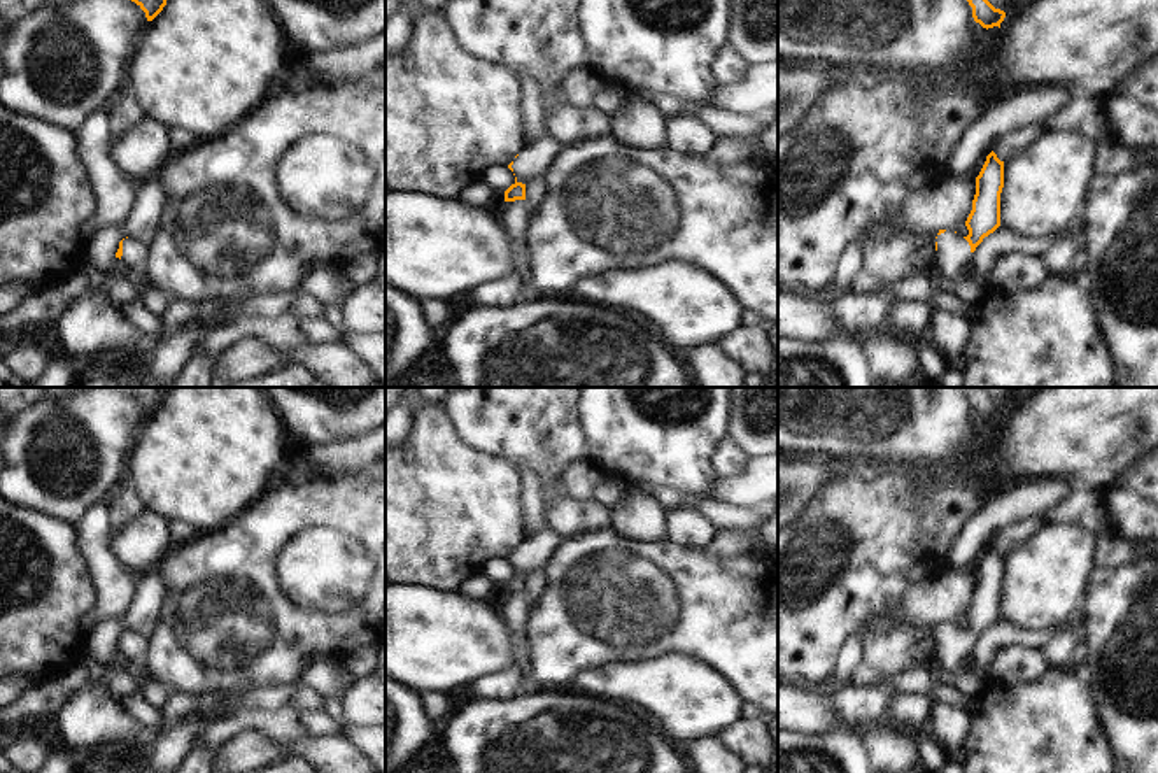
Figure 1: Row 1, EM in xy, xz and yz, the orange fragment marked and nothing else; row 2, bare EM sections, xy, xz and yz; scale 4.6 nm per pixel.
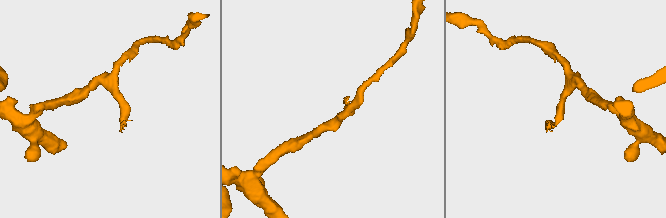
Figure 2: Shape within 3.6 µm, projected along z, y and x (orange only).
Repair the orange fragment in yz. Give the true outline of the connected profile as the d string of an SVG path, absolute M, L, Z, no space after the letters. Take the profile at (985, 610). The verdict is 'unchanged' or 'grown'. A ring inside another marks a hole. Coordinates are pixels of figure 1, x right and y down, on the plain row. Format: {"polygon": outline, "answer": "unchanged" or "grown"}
{"polygon": "M992 543L976 570L972 603L965 613L967 629L939 622L936 635L936 657L948 671L958 671L972 652L972 645L985 629L1000 619L1000 585L1004 580L1004 554Z", "answer": "grown"}

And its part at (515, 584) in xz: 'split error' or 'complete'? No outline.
split error

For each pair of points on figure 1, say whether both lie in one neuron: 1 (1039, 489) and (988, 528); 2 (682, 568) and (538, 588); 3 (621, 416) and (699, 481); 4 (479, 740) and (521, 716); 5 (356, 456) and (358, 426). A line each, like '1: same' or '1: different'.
1: same
2: different
3: same
4: same
5: different

